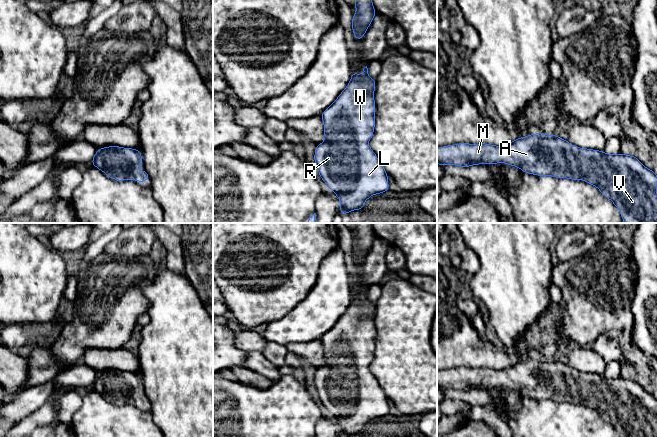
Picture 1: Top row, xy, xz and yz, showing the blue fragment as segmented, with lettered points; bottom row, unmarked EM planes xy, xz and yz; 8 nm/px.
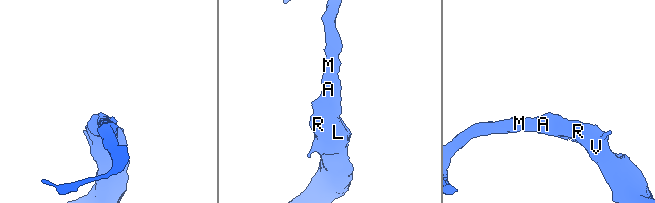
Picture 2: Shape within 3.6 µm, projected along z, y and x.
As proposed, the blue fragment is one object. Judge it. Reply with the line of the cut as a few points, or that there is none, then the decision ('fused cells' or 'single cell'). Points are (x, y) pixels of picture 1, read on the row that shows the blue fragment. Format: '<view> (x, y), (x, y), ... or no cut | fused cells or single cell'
no cut | single cell

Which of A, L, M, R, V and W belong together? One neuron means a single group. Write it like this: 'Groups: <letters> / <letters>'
Groups: A L M R V W

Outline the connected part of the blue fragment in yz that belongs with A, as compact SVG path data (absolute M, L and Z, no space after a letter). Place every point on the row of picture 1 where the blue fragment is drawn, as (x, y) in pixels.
M538 132L502 146L458 143L437 148L437 164L440 166L471 167L498 163L518 167L523 173L536 176L583 180L597 187L604 197L612 201L624 223L657 223L657 175L635 156L622 153L609 155L601 150L580 148L557 135Z

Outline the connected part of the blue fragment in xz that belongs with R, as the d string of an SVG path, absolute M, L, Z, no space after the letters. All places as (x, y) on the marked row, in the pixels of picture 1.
M367 66L363 68L364 73L359 75L352 71L351 79L346 88L339 94L337 99L321 114L324 126L325 140L316 145L314 162L317 165L318 174L323 182L338 196L342 215L350 211L362 210L364 203L371 196L389 191L388 174L378 160L377 155L370 148L369 141L372 139L375 128L375 79L368 75Z

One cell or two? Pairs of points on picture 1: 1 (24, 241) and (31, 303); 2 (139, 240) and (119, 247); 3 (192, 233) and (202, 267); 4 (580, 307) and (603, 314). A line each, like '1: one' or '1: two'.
1: one
2: one
3: one
4: one

